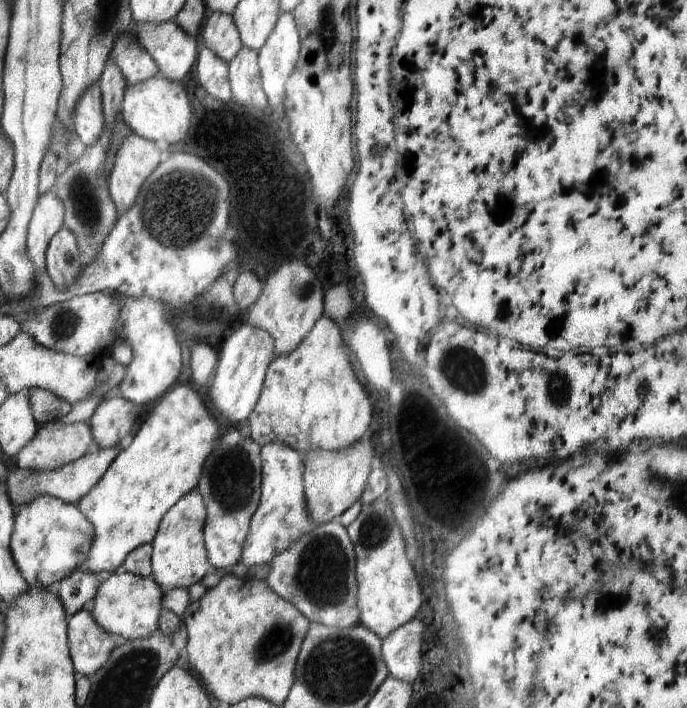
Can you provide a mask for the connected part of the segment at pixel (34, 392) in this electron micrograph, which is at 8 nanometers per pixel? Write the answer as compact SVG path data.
M35 388L28 390L31 411L39 426L64 418L71 411L72 405L49 390Z

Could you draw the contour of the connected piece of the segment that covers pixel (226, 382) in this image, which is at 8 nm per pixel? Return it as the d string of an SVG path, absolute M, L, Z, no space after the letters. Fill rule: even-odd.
M247 323L216 347L219 359L208 394L212 396L212 404L214 404L212 408L216 408L226 418L234 420L230 426L232 424L235 426L242 420L246 420L253 411L265 381L267 368L276 357L275 342L266 330Z

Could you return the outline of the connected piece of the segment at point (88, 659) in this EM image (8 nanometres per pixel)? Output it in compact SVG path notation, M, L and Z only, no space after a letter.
M80 609L67 618L69 653L76 672L92 677L106 664L119 639L107 633L92 616Z

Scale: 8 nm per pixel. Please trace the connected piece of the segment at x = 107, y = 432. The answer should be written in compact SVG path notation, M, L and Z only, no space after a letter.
M116 393L99 402L90 419L93 444L114 449L120 442L130 442L139 408Z

